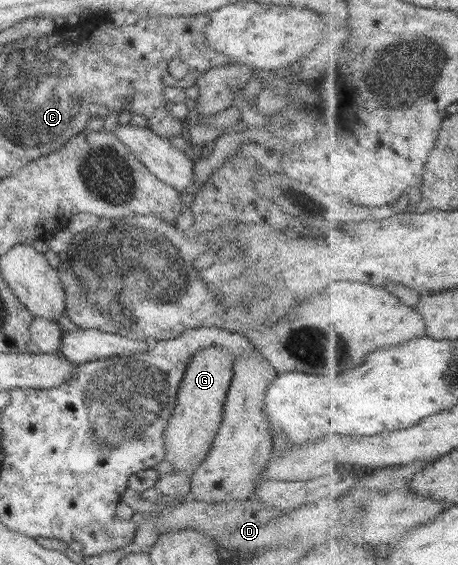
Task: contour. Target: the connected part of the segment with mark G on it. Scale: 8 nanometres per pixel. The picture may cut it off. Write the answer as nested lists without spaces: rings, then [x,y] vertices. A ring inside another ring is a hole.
[[[210,345],[209,347],[201,348],[189,358],[177,390],[172,416],[167,420],[163,434],[166,454],[162,461],[169,462],[174,469],[192,472],[195,468],[200,466],[200,463],[208,454],[208,451],[213,447],[214,437],[223,419],[225,394],[230,386],[232,380],[231,376],[233,375],[232,365],[233,356],[231,352],[220,345]]]

